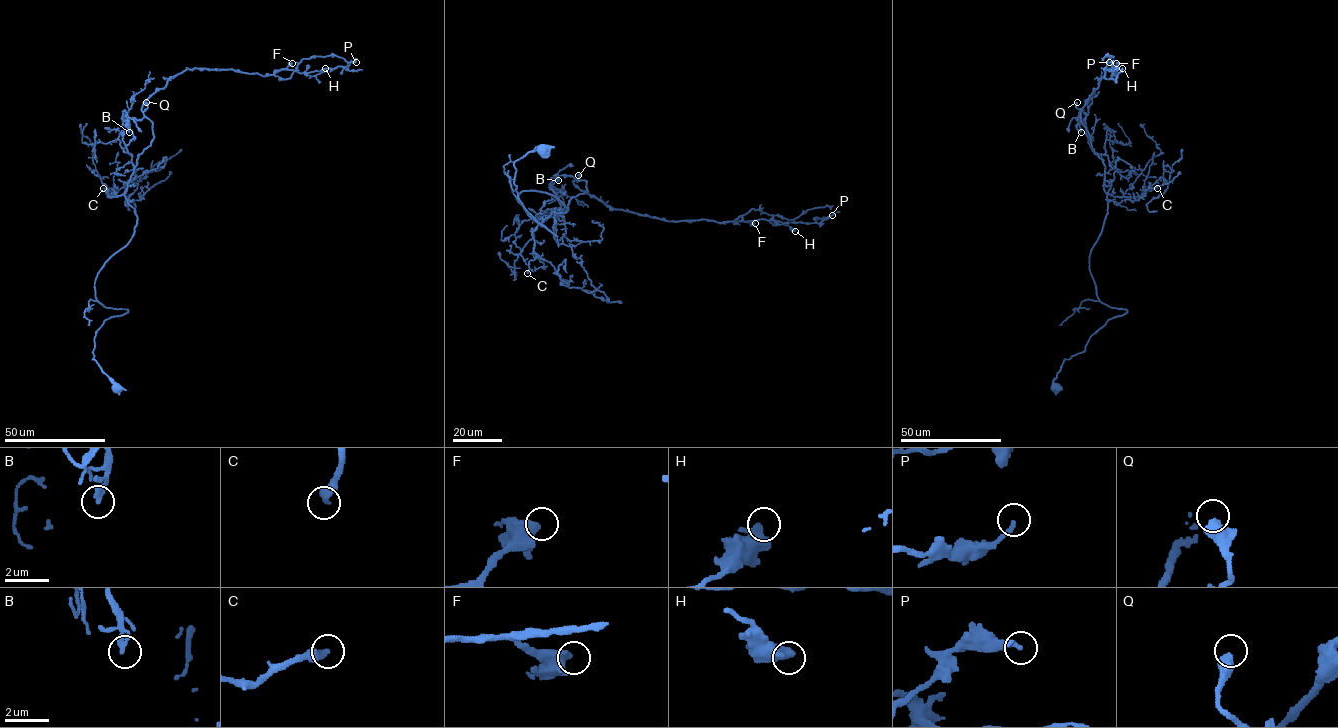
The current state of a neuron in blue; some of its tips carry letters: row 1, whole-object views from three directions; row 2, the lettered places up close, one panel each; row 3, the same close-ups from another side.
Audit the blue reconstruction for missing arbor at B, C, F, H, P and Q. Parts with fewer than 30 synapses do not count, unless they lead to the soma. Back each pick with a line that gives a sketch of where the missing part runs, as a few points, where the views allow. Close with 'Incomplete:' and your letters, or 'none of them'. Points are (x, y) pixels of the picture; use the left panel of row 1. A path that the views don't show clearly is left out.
C: missing branch runs (103, 188), (108, 170), (128, 152), (136, 151), (139, 142), (144, 148), (136, 167), (139, 182), (143, 184)
Incomplete: C

